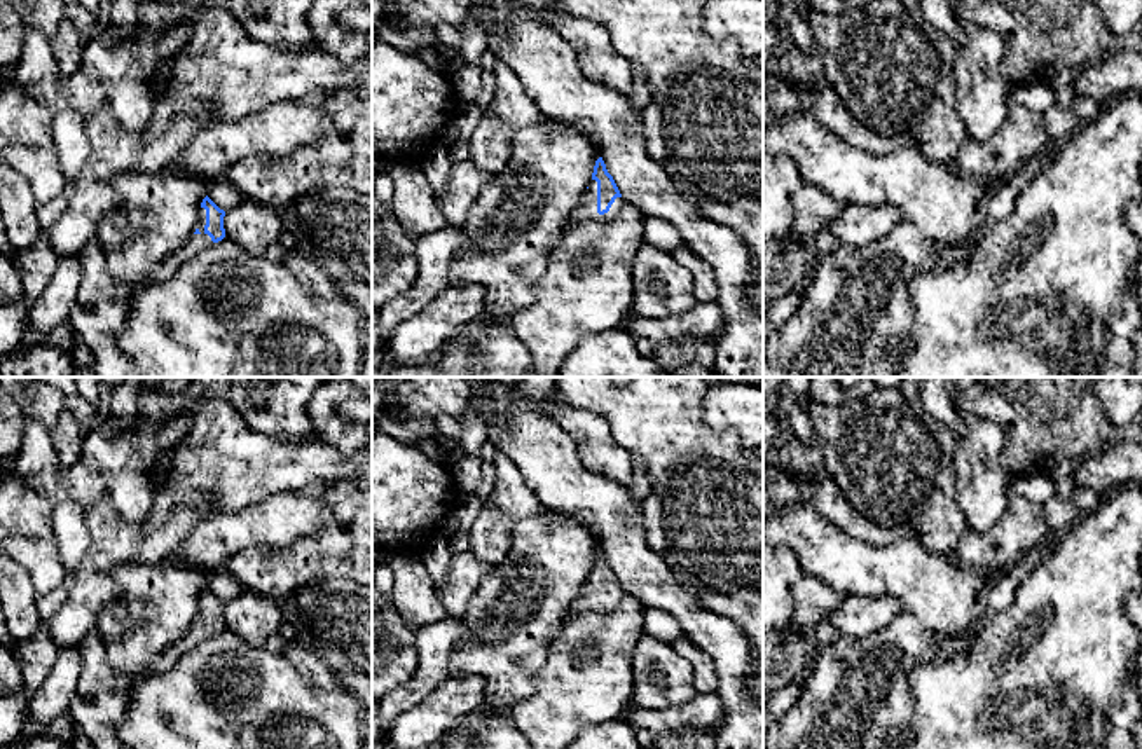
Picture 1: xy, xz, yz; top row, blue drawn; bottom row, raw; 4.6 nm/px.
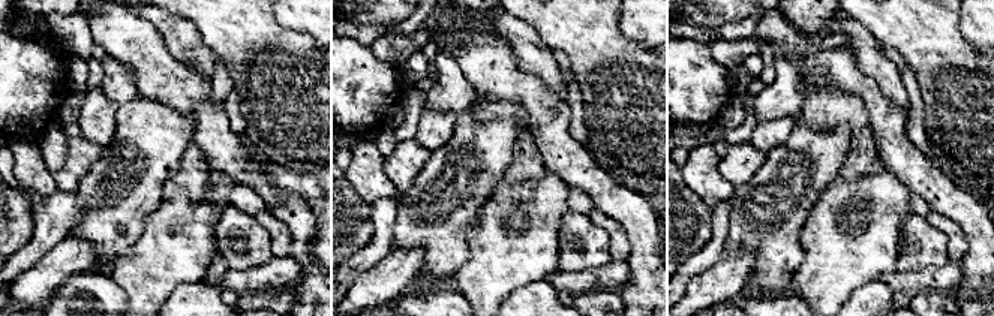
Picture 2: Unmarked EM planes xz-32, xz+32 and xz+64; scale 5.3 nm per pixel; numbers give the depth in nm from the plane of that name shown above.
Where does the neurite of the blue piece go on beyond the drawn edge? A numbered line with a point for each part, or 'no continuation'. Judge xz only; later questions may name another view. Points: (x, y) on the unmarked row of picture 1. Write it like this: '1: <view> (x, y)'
1: xz (587, 601)

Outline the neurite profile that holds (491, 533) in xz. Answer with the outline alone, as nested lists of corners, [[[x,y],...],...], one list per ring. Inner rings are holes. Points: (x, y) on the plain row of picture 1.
[[[484,501],[470,533],[470,552],[489,566],[499,566],[512,550],[515,520]]]

